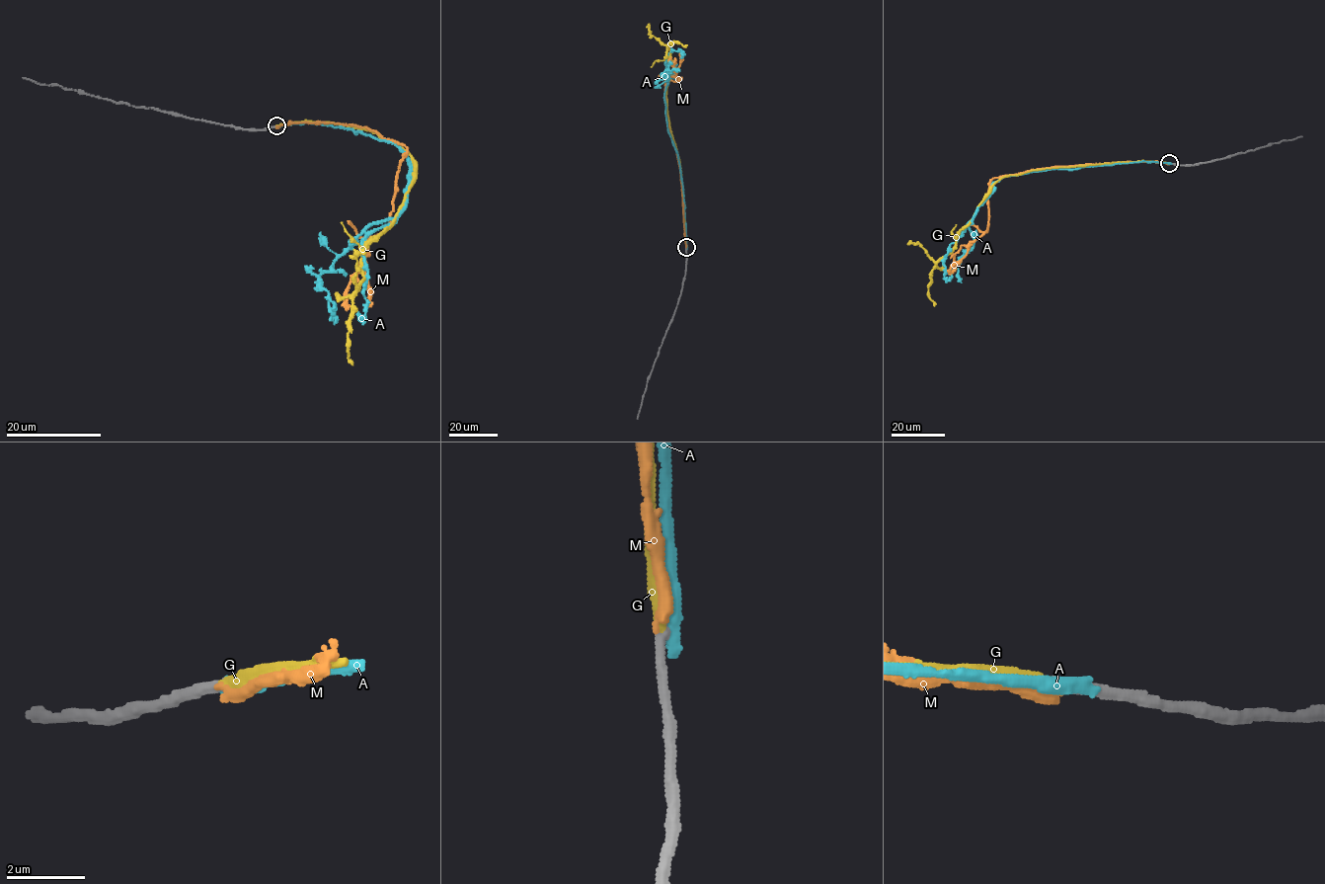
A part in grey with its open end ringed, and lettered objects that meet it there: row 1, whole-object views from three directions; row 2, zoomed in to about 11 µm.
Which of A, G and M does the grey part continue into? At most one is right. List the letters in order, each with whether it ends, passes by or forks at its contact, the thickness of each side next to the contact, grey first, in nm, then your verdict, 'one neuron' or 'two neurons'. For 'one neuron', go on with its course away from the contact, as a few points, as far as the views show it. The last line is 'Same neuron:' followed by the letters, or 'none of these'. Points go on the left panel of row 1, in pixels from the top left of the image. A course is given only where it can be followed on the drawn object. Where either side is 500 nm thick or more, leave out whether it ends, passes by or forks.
A: it ends | 300/380 nm | two neurons
G: it ends | 280/320 nm | one neuron | via (276, 125), (367, 128), (411, 158), (413, 184), (368, 246), (354, 292), (352, 364)
M: it ends | 240/360 nm | two neurons
Same neuron: G

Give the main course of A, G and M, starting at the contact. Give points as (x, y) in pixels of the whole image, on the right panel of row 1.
A: (1170, 163), (1052, 169), (1005, 176), (994, 182), (991, 195), (968, 222), (974, 241), (957, 263), (962, 282)
G: (1169, 163), (1105, 163), (1004, 176), (963, 226), (955, 247), (932, 270), (928, 297), (934, 306)
M: (1169, 163), (1061, 166), (993, 178), (987, 230), (962, 246), (948, 274)

